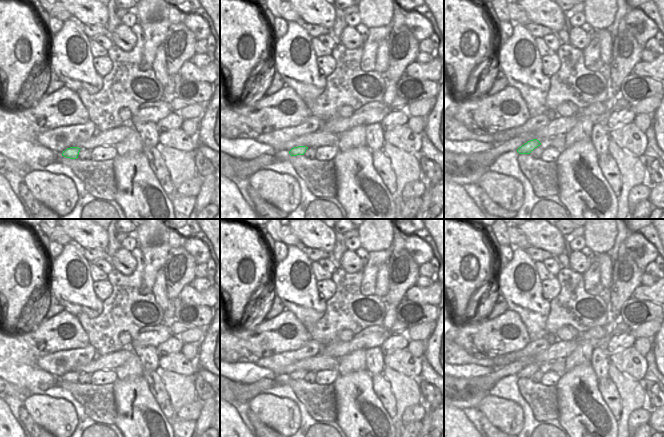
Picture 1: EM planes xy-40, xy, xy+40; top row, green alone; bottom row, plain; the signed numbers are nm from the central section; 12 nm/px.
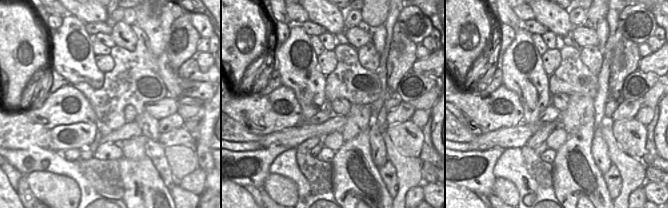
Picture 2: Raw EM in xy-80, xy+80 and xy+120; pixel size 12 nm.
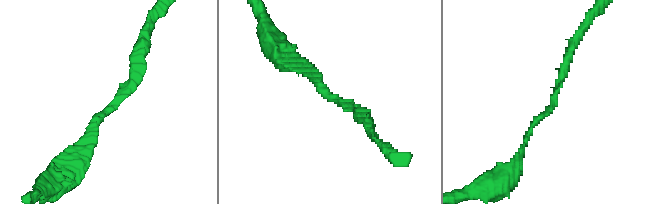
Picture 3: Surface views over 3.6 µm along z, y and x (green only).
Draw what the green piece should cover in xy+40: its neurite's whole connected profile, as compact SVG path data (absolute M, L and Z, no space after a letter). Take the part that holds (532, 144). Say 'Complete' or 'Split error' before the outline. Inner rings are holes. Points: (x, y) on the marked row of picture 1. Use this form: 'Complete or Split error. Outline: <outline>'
Complete. Outline: M533 139L522 145L517 149L517 152L519 154L530 154L535 148L540 146L541 143L537 139Z

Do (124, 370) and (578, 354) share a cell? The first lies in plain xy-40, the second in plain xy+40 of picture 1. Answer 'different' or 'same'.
same

